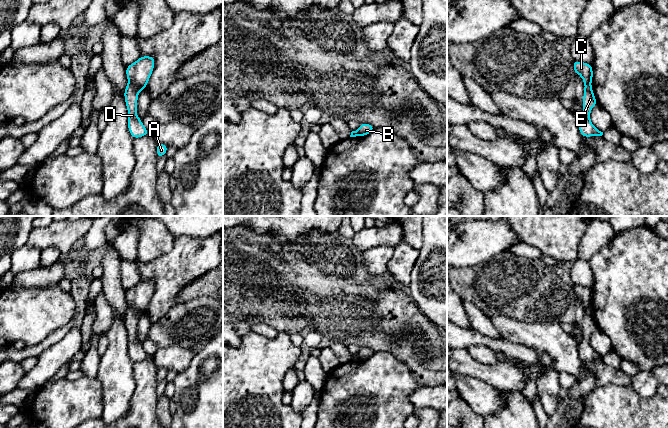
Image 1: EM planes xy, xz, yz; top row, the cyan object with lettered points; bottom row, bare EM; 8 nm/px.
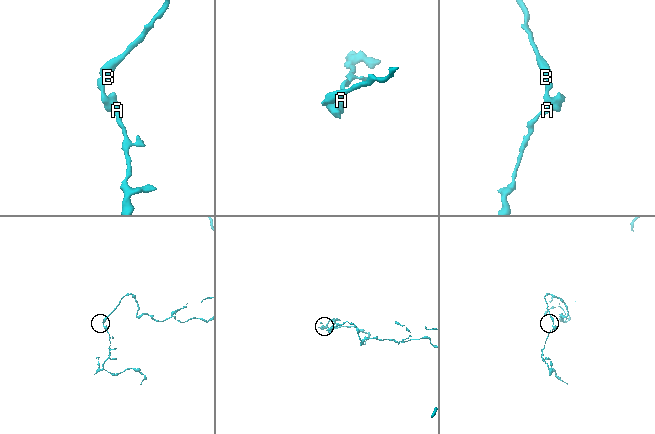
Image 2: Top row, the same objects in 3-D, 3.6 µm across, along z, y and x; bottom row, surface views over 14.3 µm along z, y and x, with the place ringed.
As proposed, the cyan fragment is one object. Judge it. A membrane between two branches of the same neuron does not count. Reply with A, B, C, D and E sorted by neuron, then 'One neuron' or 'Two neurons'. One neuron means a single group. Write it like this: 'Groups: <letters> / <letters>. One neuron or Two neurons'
Groups: A D E / B C. Two neurons

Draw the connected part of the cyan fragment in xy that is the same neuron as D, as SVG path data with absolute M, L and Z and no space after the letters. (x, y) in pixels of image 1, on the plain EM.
M128 307L125 311L124 322L128 334L128 354L134 363L146 360L150 356L137 340L138 319L139 314L131 307Z

